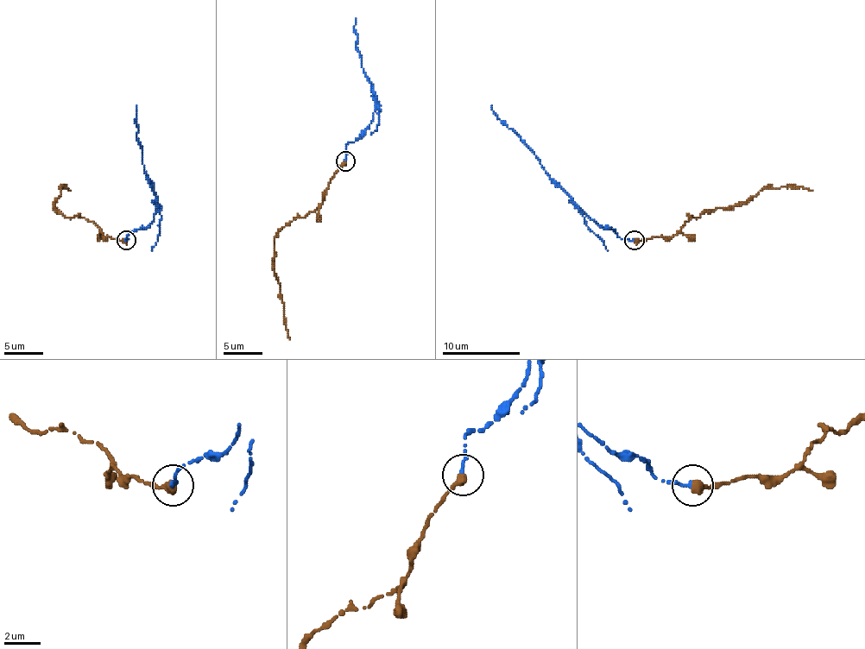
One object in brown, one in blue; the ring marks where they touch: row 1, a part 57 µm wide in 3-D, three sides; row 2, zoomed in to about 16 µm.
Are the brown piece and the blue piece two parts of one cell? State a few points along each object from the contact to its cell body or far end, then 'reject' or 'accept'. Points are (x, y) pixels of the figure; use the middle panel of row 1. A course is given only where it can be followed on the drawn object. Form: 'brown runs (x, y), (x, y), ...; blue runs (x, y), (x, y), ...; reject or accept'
brown runs (345, 161), (331, 180), (325, 200), (303, 217), (289, 221), (274, 239), (274, 274), (289, 339); blue runs (345, 160), (345, 146), (359, 136), (375, 111), (375, 91), (363, 71), (361, 55), (356, 45), (356, 18); accept

